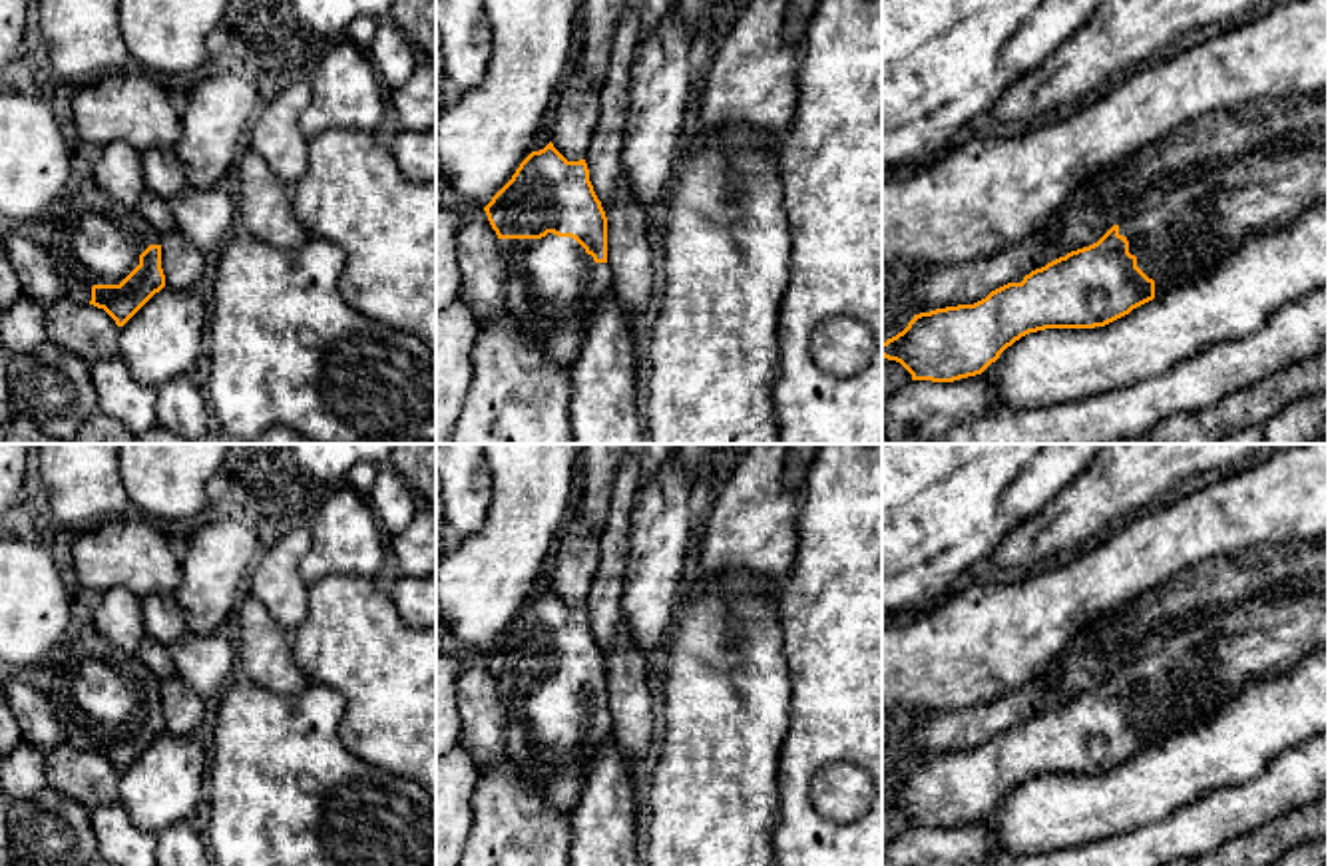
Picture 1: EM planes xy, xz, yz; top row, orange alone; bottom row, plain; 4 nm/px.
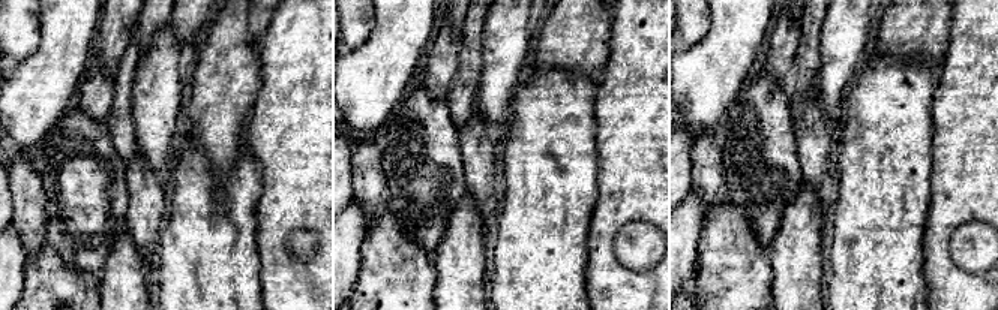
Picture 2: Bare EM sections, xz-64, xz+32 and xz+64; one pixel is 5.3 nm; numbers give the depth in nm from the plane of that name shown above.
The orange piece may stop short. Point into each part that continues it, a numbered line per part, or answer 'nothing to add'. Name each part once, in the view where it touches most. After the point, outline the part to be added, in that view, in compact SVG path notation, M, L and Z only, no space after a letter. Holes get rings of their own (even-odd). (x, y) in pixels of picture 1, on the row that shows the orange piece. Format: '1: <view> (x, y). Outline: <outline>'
1: xz (554, 287). Outline: M571 237L498 239L508 311L524 336L569 368L611 291L609 263L595 263Z

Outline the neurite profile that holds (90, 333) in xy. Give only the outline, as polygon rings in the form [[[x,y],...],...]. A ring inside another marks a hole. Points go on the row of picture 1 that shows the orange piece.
[[[64,297],[46,309],[46,340],[74,352],[88,366],[119,358],[119,326],[94,305]]]

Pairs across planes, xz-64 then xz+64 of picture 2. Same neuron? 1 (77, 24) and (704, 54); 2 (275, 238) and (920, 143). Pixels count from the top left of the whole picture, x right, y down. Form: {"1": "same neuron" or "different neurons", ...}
{"1": "same neuron", "2": "different neurons"}

